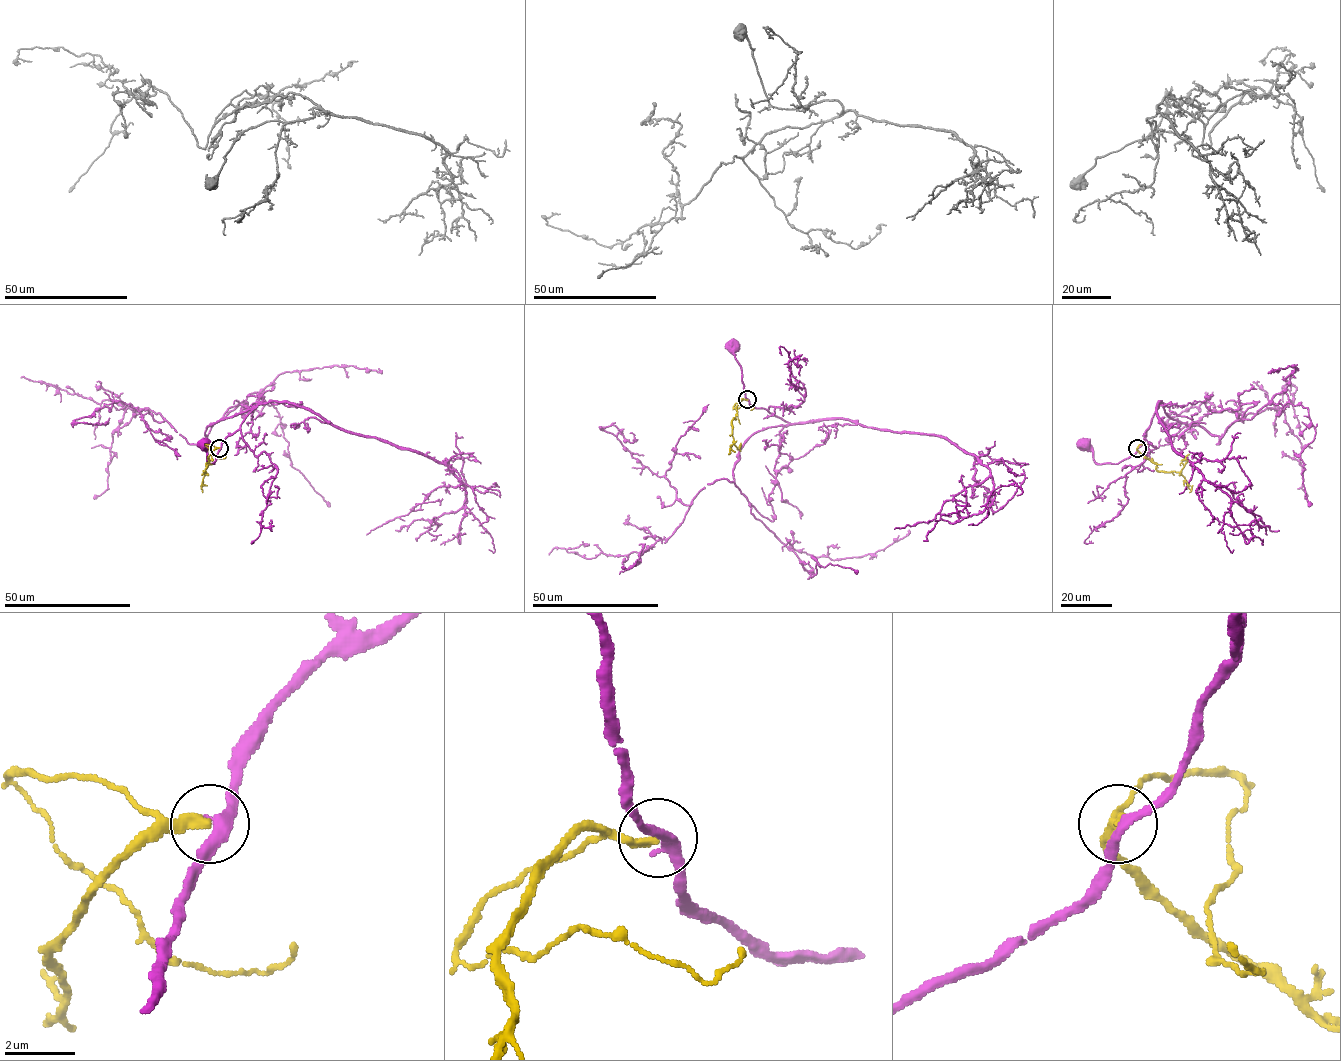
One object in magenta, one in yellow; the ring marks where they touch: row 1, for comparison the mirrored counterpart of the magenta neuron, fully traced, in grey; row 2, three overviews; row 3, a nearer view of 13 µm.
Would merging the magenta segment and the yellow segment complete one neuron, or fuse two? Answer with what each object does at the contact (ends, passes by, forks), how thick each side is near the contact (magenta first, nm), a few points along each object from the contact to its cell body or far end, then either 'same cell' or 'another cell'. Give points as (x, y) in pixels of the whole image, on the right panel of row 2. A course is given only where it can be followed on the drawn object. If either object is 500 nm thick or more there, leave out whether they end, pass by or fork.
magenta passes by; yellow ends; calibres 260 and 280 nm; course magenta (1137, 448), (1134, 454), (1117, 463), (1097, 463), (1093, 452), (1085, 446); course yellow (1137, 448), (1156, 463), (1158, 471), (1179, 472), (1191, 489), (1192, 485); another cell

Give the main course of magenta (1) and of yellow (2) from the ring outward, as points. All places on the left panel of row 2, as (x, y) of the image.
1: (220, 448), (214, 463), (208, 463), (207, 446)
2: (219, 448), (208, 457), (202, 489), (200, 485)

